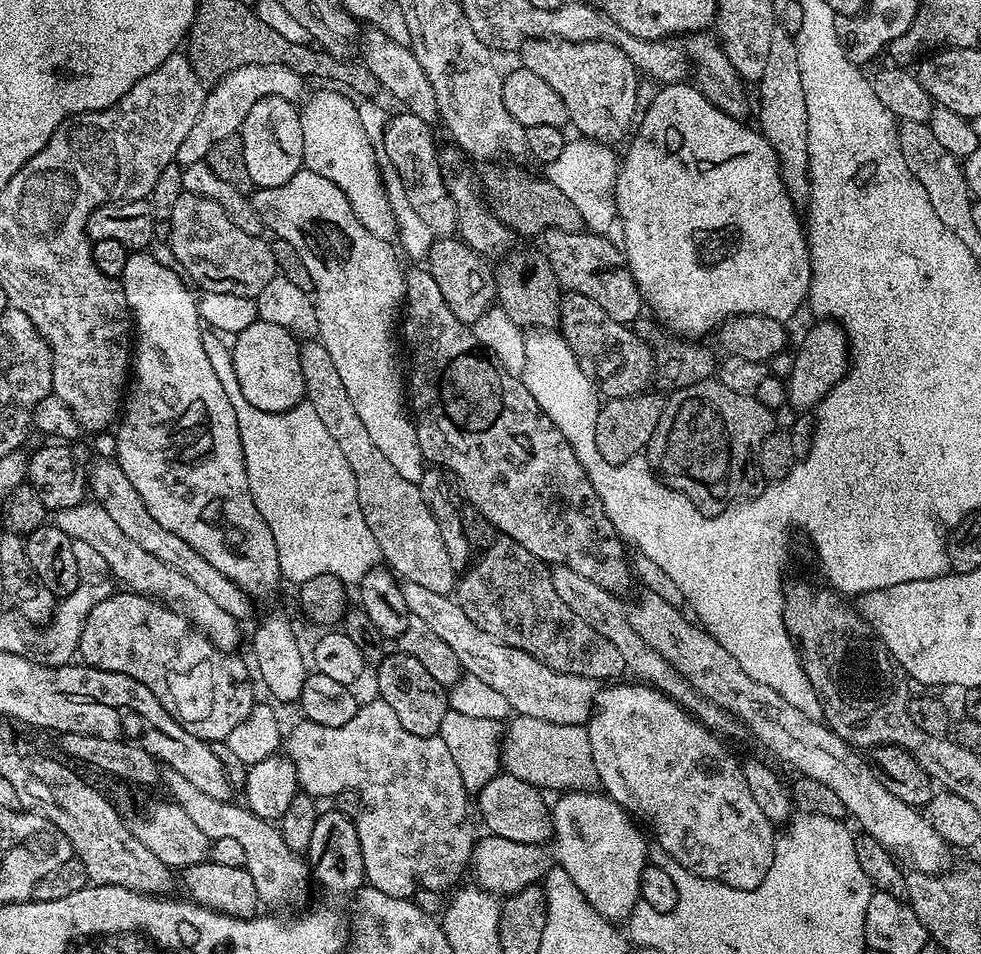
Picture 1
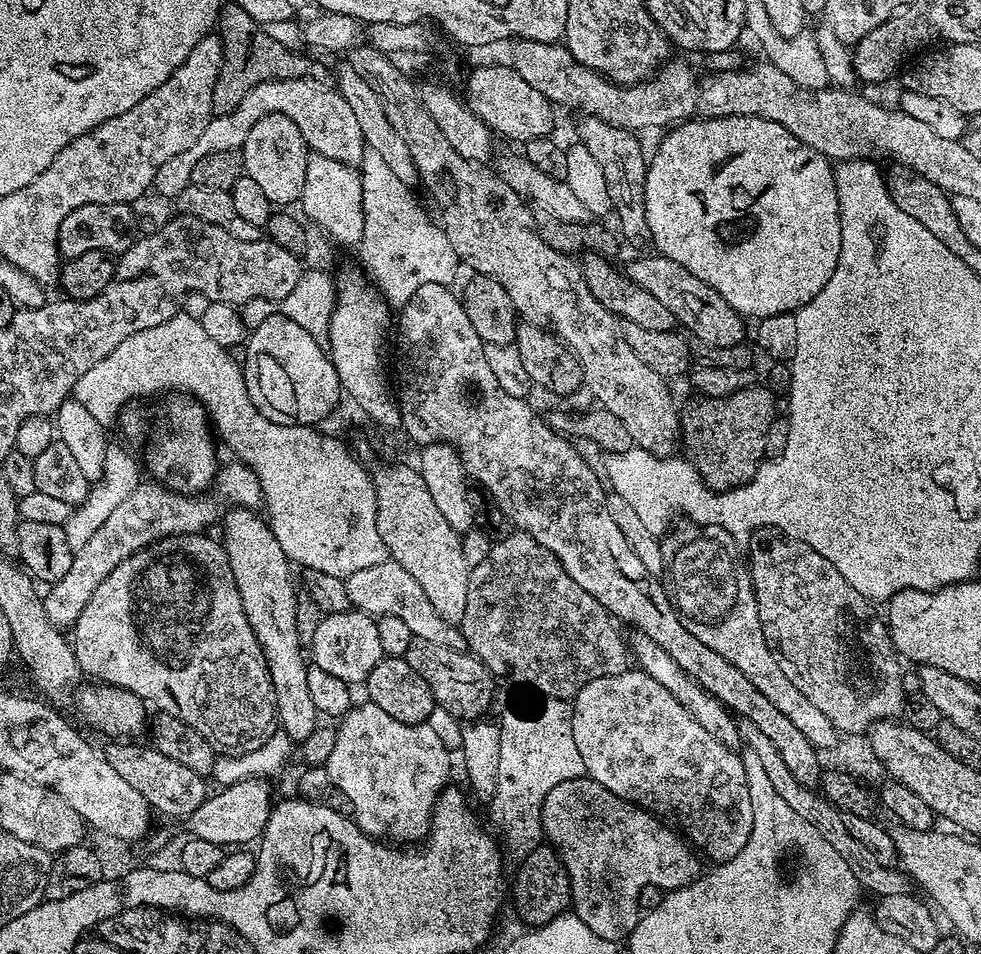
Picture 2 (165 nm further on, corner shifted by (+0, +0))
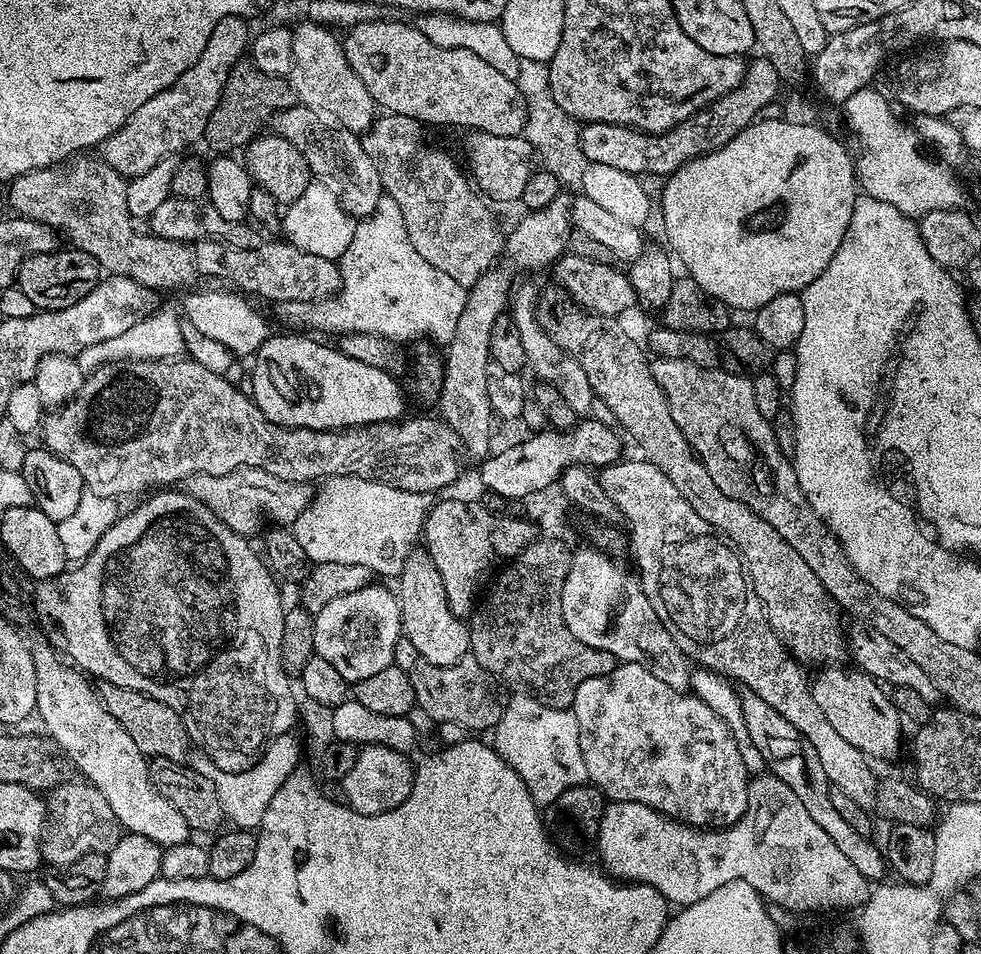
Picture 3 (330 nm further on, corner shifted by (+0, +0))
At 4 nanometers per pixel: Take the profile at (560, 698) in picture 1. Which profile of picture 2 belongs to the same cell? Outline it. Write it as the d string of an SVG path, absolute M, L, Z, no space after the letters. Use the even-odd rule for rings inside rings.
M389 558L378 562L378 566L366 566L366 570L358 570L347 576L344 585L346 586L346 594L350 594L350 602L355 611L364 612L373 618L382 616L400 618L403 622L406 622L413 637L418 640L438 642L438 646L450 646L451 648L463 649L465 647L464 635L460 633L459 627L444 620L442 614L438 614L438 610L434 610L434 606L430 606L430 598L426 598L422 586L418 586L418 582L414 582L414 578L410 574L406 574L406 570L402 570L402 566L398 566L396 560Z

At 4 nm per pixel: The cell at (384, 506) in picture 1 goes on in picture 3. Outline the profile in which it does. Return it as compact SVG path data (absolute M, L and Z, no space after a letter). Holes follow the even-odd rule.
M414 550L409 554L398 583L402 635L414 642L421 661L434 666L454 666L462 657L469 655L469 625L450 610L446 586L442 586L442 574L438 574L438 566L434 566L427 551Z

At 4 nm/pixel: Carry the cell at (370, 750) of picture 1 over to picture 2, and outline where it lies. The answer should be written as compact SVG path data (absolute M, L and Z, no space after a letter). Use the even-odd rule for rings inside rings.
M371 702L357 703L339 721L334 738L334 750L326 765L328 783L342 790L354 802L354 819L363 832L381 842L420 842L432 829L432 811L440 793L449 787L448 775L452 772L452 756L444 740L431 727L431 723L403 724L390 718L386 710Z

